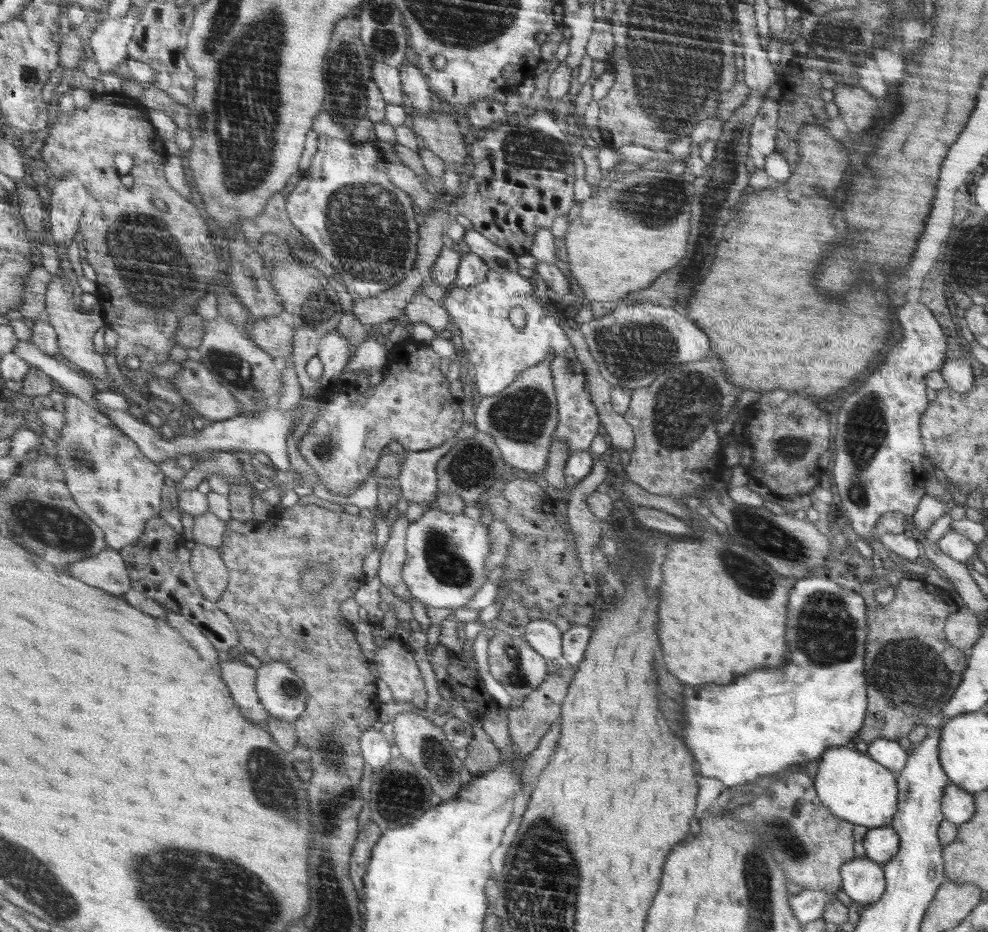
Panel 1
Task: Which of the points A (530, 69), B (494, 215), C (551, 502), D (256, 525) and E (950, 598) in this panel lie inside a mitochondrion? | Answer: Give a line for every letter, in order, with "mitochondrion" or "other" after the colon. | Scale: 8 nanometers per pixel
A: other
B: other
C: other
D: other
E: other

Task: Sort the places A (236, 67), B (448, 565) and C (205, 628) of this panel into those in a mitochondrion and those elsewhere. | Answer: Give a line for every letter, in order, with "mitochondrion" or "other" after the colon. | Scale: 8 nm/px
A: mitochondrion
B: mitochondrion
C: other

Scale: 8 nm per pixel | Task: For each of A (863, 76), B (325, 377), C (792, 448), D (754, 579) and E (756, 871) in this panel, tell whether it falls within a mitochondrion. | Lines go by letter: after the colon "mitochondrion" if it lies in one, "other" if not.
A: other
B: other
C: mitochondrion
D: mitochondrion
E: mitochondrion

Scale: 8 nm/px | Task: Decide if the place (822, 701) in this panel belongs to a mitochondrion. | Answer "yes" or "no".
no

